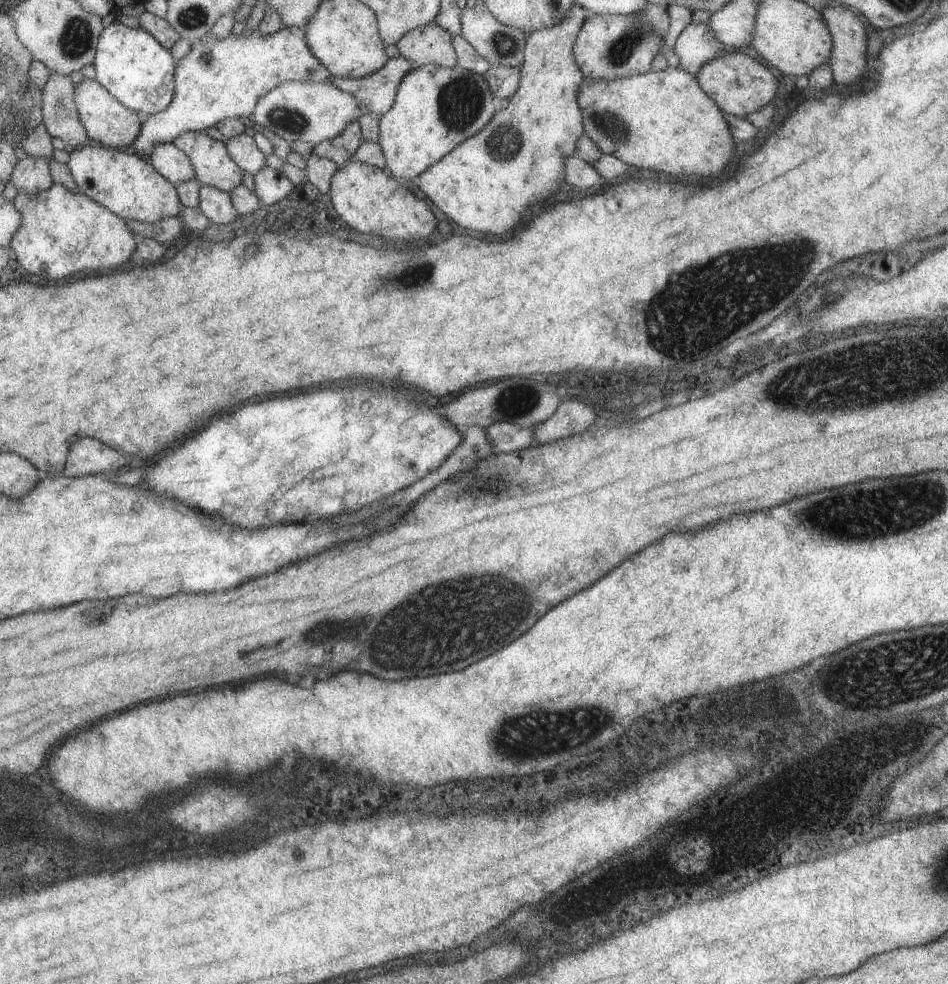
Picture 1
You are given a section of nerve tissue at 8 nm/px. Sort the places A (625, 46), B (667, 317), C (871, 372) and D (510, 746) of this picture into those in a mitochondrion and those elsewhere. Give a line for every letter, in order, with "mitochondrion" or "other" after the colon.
A: mitochondrion
B: mitochondrion
C: mitochondrion
D: mitochondrion

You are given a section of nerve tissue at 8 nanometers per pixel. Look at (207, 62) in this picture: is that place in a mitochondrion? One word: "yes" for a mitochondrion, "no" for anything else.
yes

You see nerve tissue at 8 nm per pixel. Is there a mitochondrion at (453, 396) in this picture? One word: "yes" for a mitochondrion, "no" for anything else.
no

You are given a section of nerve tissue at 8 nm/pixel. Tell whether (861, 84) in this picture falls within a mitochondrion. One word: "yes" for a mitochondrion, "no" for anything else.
no

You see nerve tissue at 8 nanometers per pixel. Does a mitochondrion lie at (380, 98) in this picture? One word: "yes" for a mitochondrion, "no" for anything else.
no

